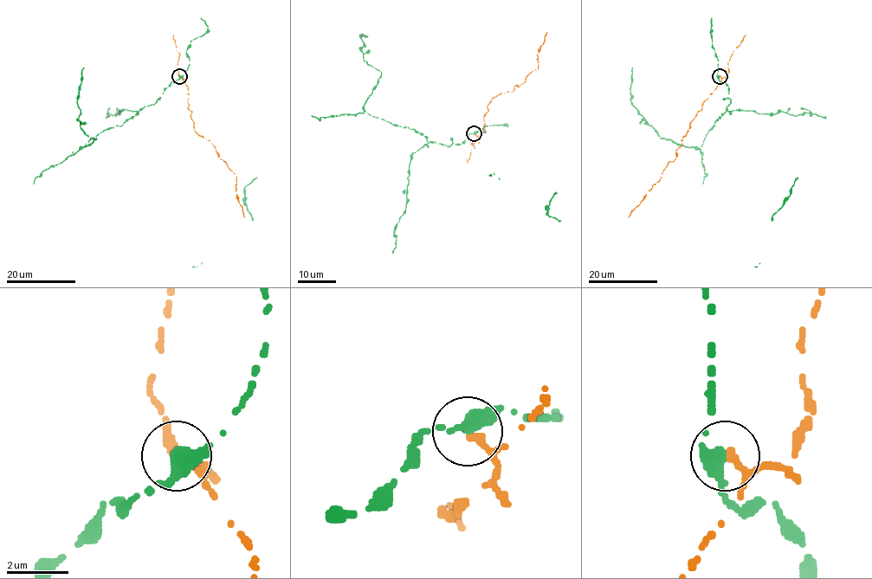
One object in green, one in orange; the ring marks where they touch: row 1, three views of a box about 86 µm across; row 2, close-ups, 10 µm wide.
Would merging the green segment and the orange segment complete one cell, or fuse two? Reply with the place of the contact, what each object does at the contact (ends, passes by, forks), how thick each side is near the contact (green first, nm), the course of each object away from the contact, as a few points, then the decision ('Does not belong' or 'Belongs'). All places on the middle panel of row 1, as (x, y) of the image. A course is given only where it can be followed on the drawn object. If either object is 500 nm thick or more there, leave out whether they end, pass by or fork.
Place: (474, 133). Thickness 550 nm (green) against 260 nm. Course of green: (474, 134), (447, 146), (370, 116), (364, 106), (381, 71), (363, 59), (360, 35), (368, 35). Course of orange: (474, 134), (483, 130), (483, 115), (491, 99), (513, 92), (539, 67), (539, 49), (547, 32). Does not belong

